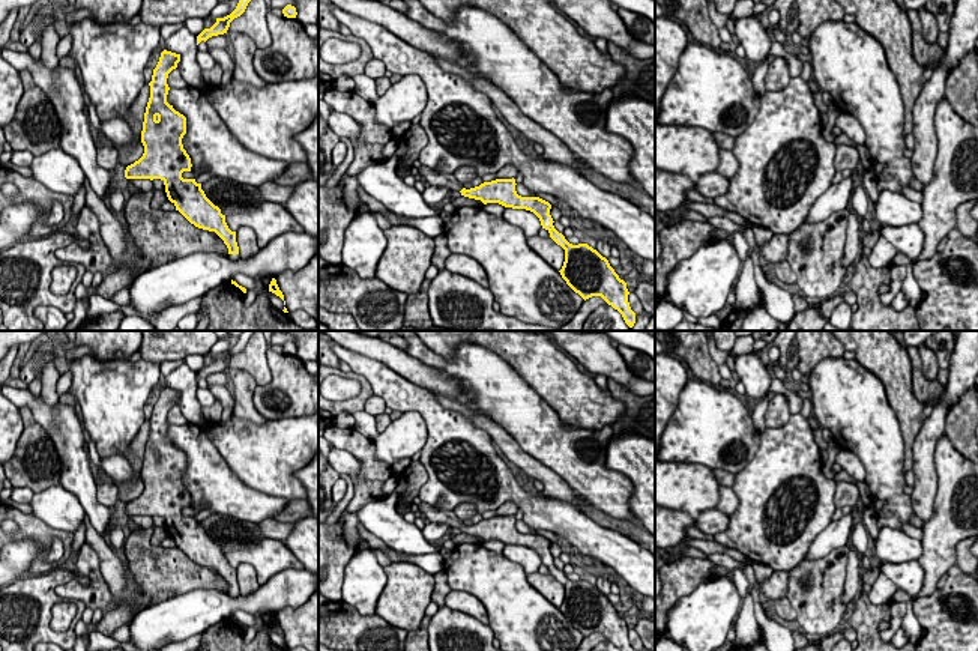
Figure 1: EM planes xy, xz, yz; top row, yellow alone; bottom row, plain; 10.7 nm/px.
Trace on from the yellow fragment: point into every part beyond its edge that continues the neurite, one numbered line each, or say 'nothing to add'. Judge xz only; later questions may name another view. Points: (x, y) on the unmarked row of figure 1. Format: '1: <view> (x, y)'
1: xz (428, 511)

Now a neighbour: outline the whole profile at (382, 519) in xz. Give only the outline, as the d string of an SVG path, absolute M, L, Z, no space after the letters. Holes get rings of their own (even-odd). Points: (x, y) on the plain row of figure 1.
M392 492L380 502L368 502L362 505L356 514L361 525L380 538L389 549L406 555L440 553L430 541L425 540L422 531L404 520L397 511L397 492Z

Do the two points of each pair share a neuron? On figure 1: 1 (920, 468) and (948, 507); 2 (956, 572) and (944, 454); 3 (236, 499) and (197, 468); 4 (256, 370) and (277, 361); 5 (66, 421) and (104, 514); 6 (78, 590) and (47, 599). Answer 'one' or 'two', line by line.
1: two
2: two
3: one
4: two
5: one
6: two

